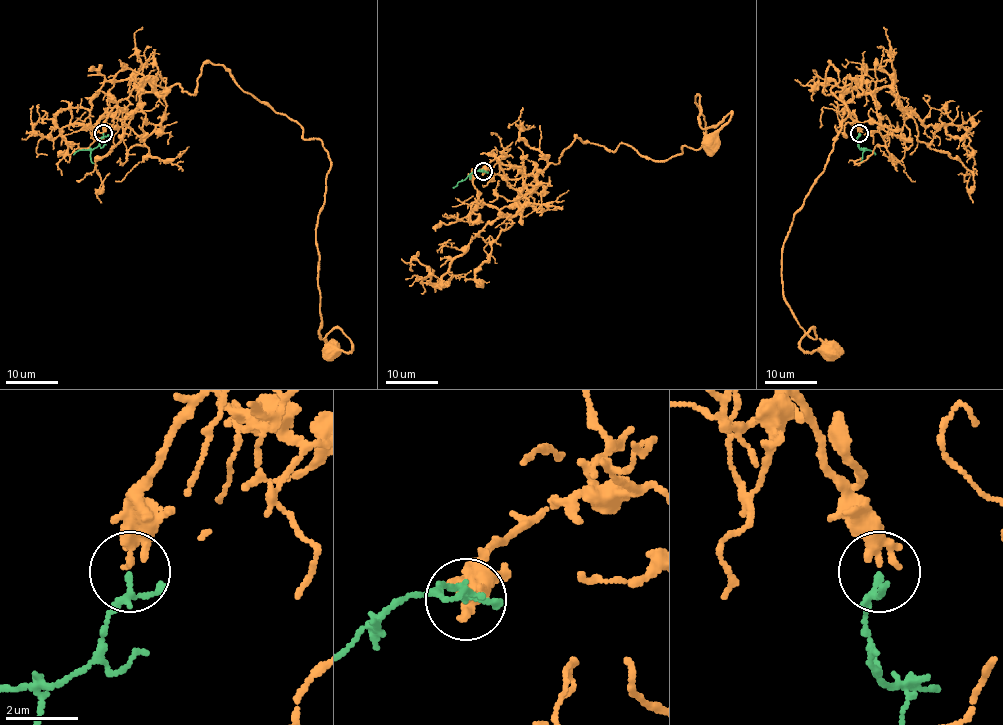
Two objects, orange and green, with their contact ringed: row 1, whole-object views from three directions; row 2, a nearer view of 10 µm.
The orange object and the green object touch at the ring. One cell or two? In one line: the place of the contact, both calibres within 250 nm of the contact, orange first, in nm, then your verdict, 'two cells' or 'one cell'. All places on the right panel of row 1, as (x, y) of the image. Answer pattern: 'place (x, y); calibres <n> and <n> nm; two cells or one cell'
place (859, 133); calibres 180 and 130 nm; one cell

